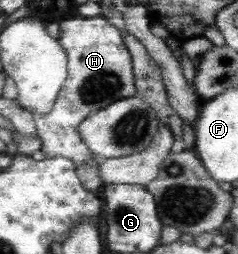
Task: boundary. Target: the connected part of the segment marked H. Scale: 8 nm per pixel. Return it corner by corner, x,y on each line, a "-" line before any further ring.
103,16
75,17
65,19
58,24
61,30
61,37
58,41
67,53
66,81
63,82
62,89
58,91
58,98
53,109
51,109
51,113
43,115
42,118
39,114
34,114
33,119
35,120
36,136
42,143
40,149
44,153
44,158
65,157
73,160
75,167
79,167
79,165
85,165
85,163
89,164
89,161
95,157
79,137
79,123
83,122
90,114
115,103
116,100
136,95
134,67
132,57
123,42
123,37
121,37
121,31
110,24

